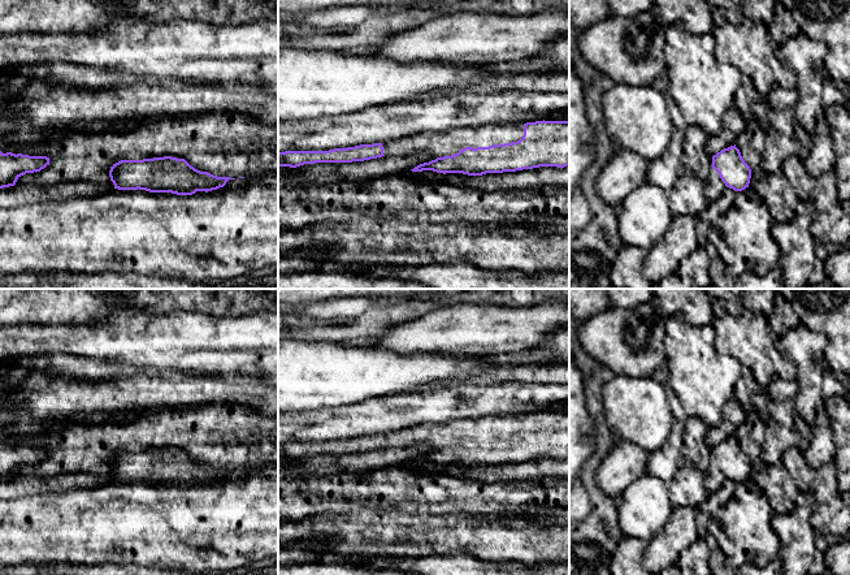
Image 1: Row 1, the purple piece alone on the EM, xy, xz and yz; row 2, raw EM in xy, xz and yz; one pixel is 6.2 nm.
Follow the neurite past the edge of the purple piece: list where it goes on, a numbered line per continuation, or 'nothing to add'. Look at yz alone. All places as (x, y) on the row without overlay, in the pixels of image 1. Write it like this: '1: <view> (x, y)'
1: yz (714, 479)

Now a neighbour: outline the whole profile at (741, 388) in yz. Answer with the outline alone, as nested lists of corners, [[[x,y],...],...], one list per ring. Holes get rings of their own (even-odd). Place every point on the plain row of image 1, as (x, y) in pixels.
[[[742,367],[742,377],[736,384],[734,397],[740,401],[745,410],[753,407],[764,423],[771,420],[771,414],[767,408],[767,389],[762,388],[755,381],[747,367]]]

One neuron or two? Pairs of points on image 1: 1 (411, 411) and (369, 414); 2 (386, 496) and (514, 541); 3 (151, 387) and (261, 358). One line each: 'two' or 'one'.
1: one
2: two
3: two

